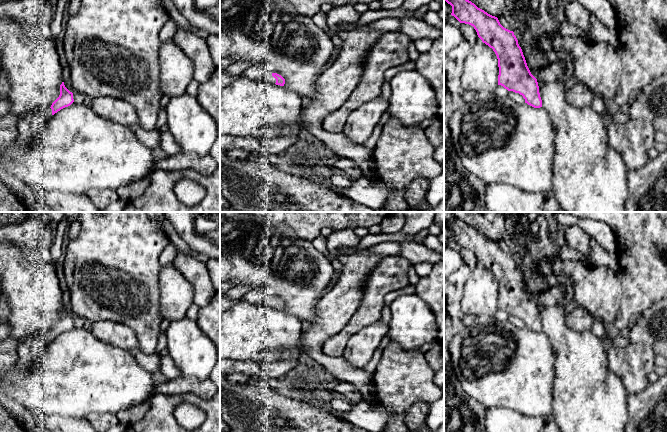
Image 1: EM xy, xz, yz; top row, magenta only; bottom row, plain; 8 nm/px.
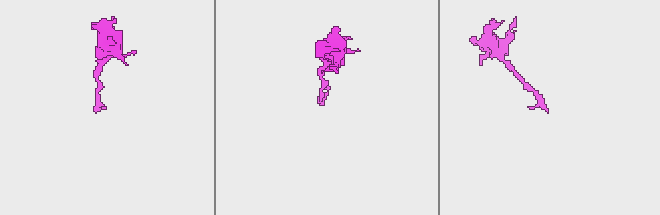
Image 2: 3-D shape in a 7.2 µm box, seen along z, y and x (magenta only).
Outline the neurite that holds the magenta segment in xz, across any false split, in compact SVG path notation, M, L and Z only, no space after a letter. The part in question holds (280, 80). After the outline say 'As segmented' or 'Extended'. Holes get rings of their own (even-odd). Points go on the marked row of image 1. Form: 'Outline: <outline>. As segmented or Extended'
Outline: M252 65L250 66L243 74L242 77L249 80L265 80L270 81L276 85L284 86L285 79L277 74L271 73L265 69L263 69L260 65Z. Extended

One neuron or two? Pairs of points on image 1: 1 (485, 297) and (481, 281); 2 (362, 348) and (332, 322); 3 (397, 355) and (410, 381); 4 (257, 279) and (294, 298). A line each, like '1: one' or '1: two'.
1: one
2: two
3: one
4: one

